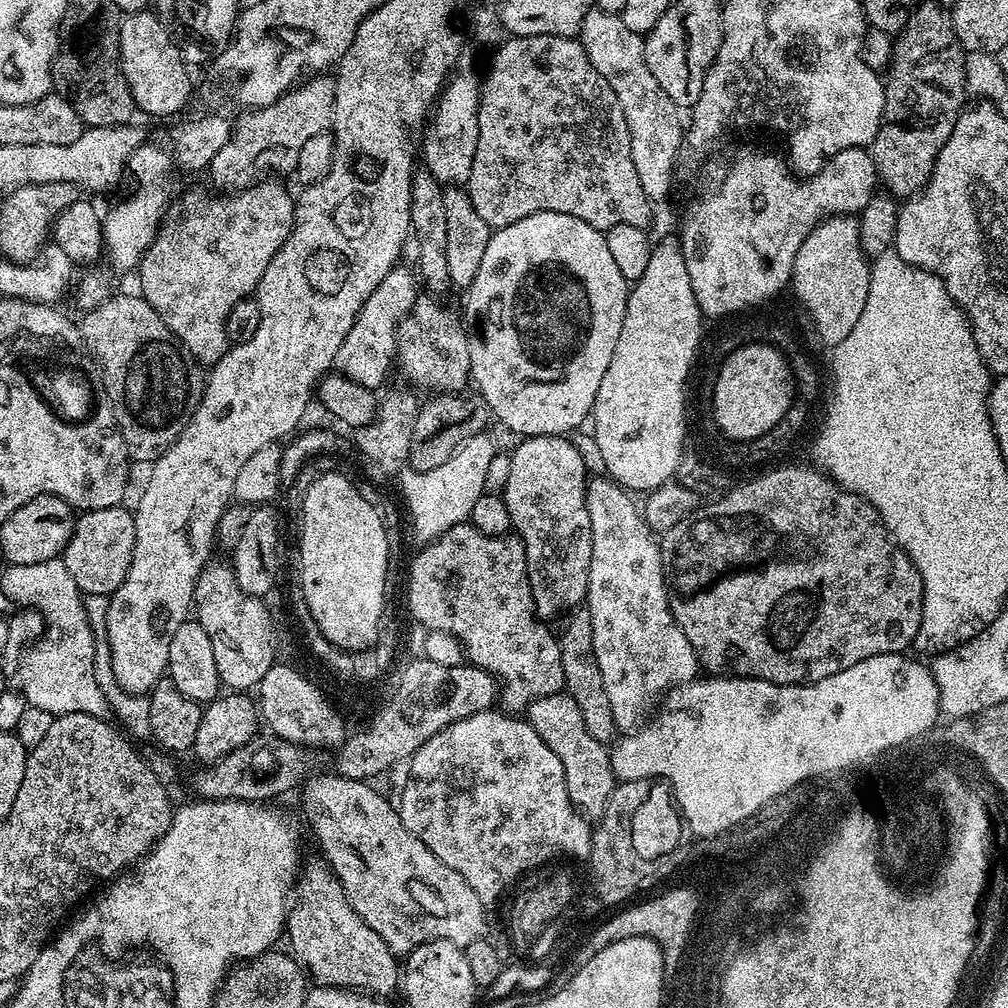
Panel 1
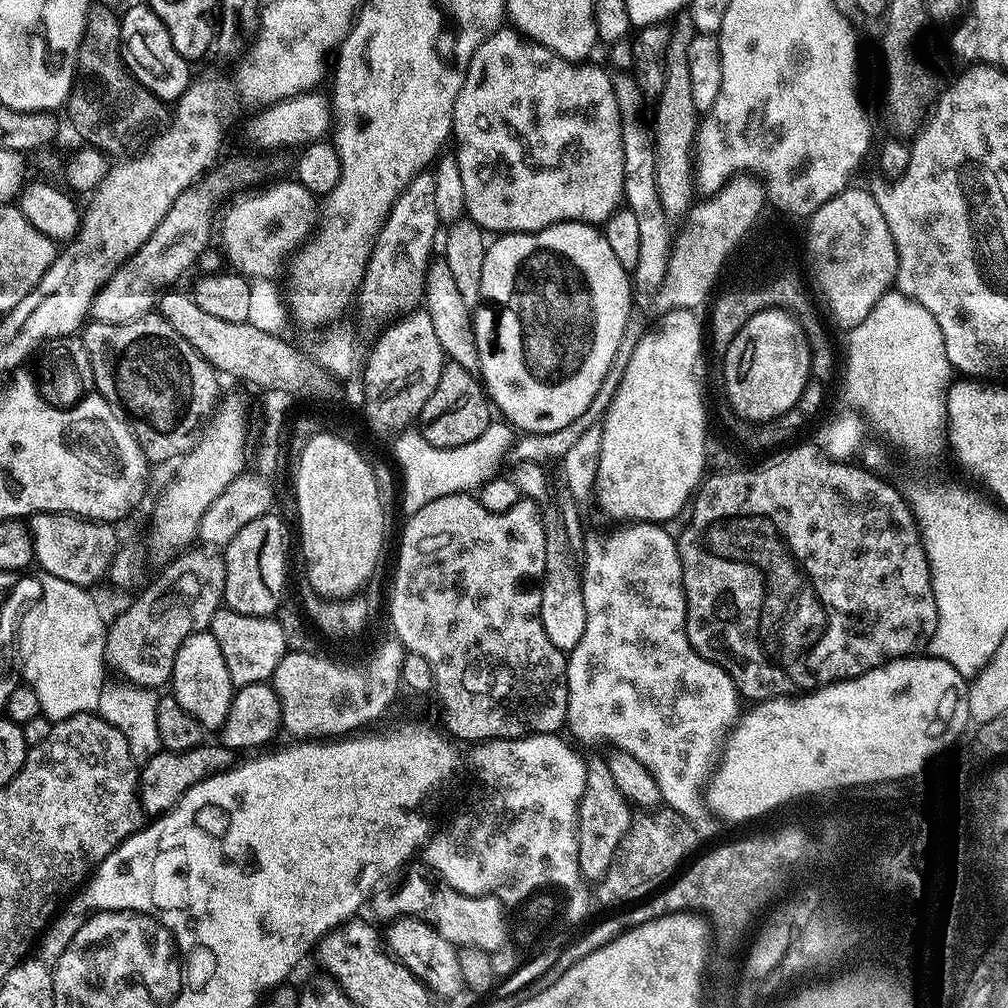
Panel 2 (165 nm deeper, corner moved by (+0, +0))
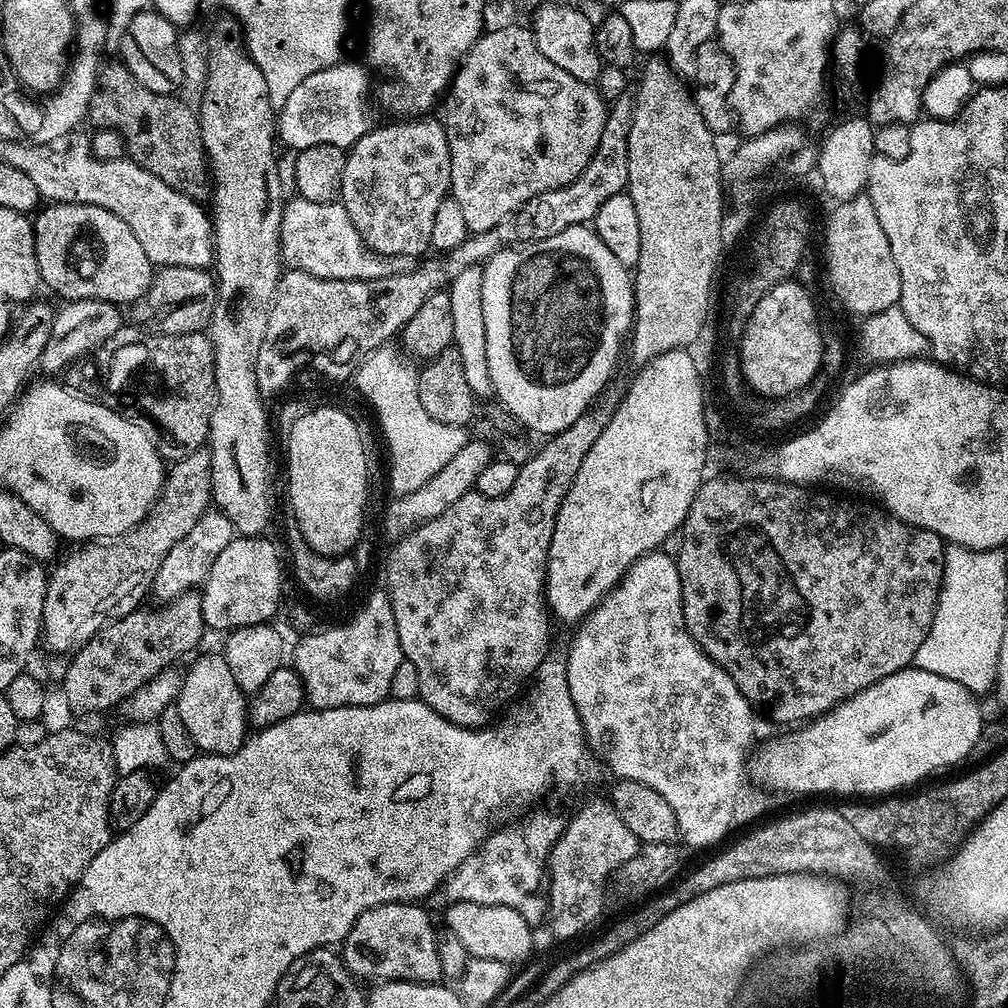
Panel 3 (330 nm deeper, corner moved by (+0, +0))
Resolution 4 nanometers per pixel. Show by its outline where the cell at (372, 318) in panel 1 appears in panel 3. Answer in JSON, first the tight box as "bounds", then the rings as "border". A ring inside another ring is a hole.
{"bounds":[339,118,452,258],"border":[[[412,118],[409,120],[400,120],[392,122],[396,124],[388,124],[380,128],[373,127],[369,129],[367,134],[364,134],[353,145],[346,155],[346,166],[342,170],[342,182],[340,183],[339,199],[346,208],[346,213],[350,216],[350,221],[361,235],[362,242],[368,251],[377,252],[378,255],[392,256],[395,258],[409,258],[408,256],[423,257],[424,251],[429,251],[430,248],[430,230],[434,230],[434,214],[438,214],[438,206],[441,200],[449,195],[452,179],[450,178],[450,152],[449,142],[446,138],[443,123],[439,120],[428,120],[432,118]]]}

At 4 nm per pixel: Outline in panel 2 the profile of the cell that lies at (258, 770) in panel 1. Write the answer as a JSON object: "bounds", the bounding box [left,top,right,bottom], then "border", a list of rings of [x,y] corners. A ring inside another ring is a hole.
{"bounds":[139,742,234,818],"border":[[[205,742],[198,745],[194,750],[185,752],[166,752],[161,750],[154,754],[139,769],[140,773],[140,805],[144,807],[145,813],[149,817],[155,818],[171,808],[184,797],[186,790],[206,778],[210,778],[219,772],[225,772],[227,768],[233,767],[234,759],[233,749],[224,747],[219,742]]]}

